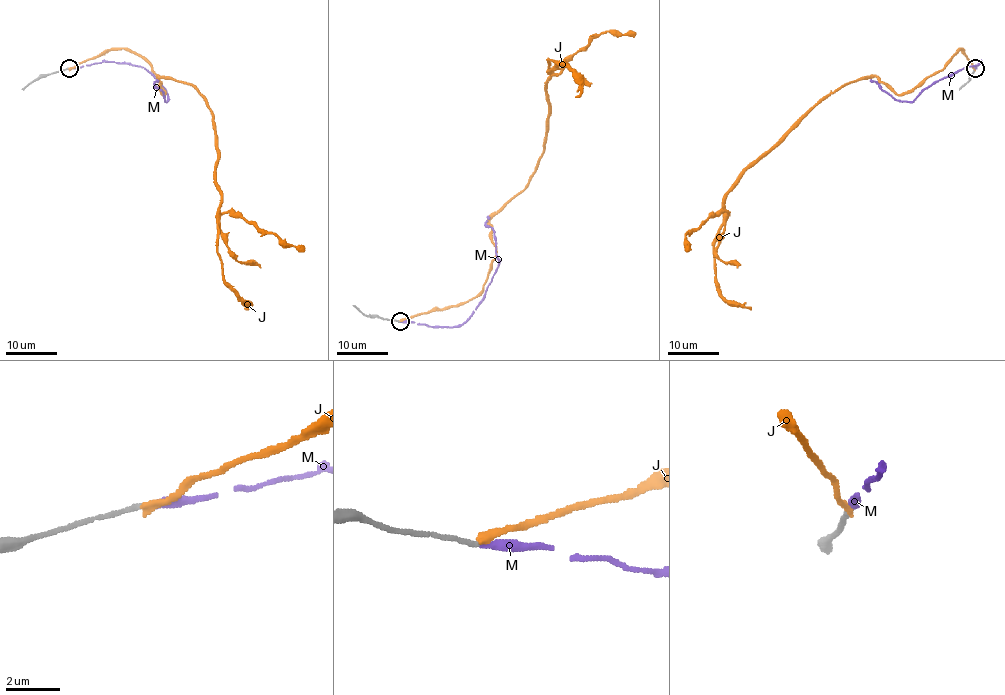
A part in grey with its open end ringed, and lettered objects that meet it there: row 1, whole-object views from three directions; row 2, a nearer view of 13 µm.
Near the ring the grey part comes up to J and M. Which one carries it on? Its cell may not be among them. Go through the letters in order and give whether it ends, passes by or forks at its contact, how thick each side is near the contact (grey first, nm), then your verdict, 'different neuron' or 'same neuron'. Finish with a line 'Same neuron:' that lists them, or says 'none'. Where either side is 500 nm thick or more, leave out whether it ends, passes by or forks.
J: it ends; calibres 190 and 280 nm; different neuron
M: it ends; calibres 180 and 300 nm; same neuron
Same neuron: M

